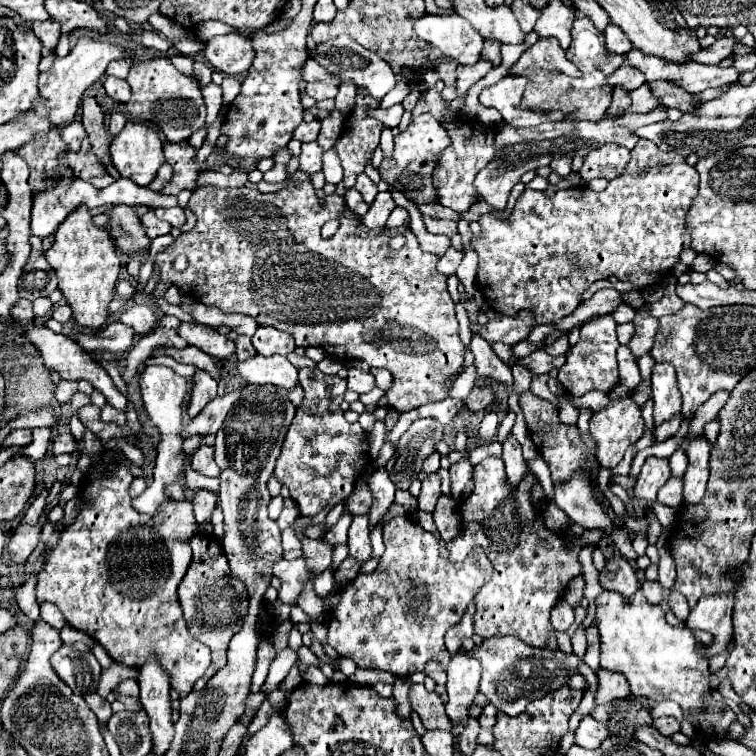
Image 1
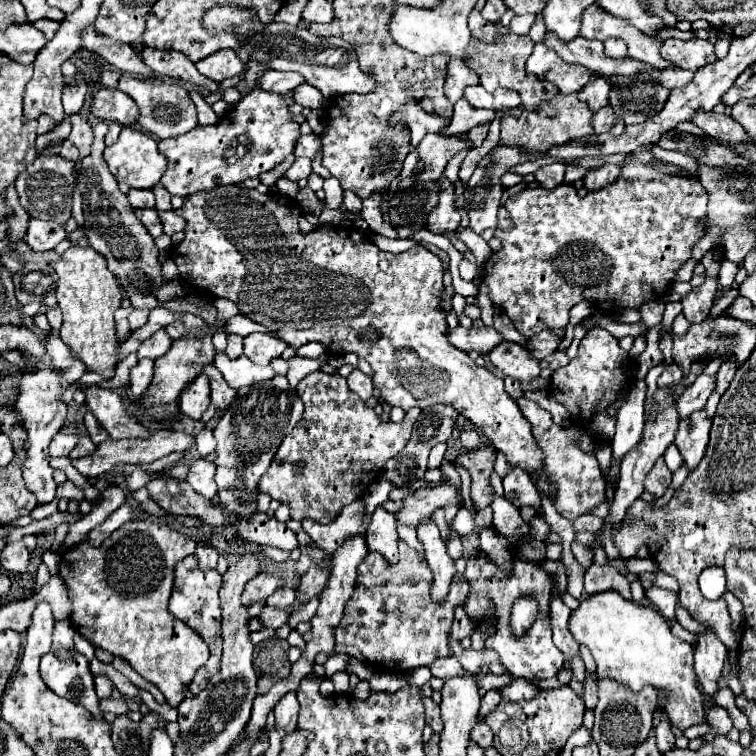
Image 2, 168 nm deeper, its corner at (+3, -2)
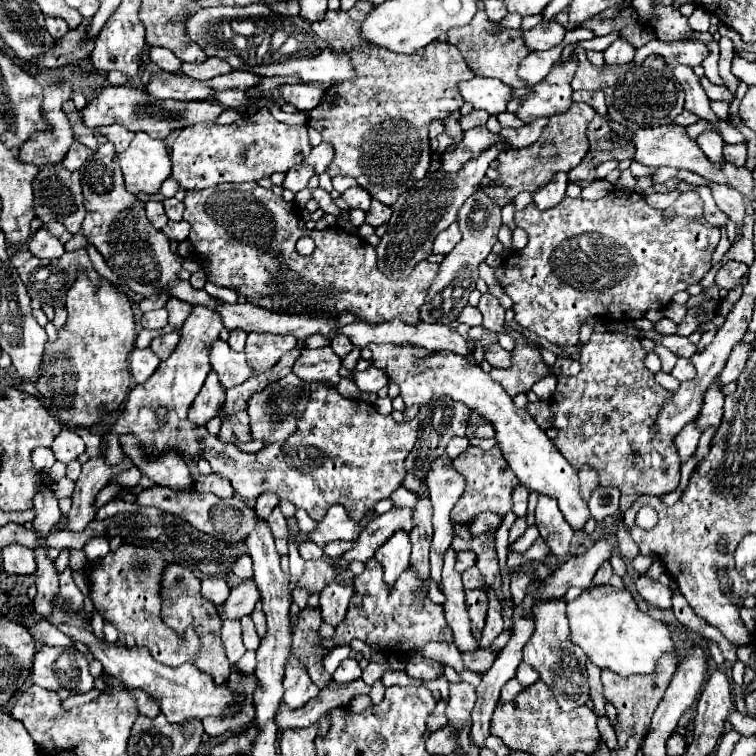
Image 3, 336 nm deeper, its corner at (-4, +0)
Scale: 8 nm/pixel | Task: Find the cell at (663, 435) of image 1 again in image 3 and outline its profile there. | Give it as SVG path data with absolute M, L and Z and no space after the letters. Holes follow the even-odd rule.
M738 343L736 349L732 349L728 361L726 361L726 367L722 369L720 373L720 379L722 379L722 385L730 383L730 381L736 381L750 357L750 353L754 351L754 345L752 343Z

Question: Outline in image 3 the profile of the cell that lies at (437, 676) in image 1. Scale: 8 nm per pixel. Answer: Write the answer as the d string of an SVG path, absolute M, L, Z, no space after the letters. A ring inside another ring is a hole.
M478 647L476 653L464 653L464 665L476 673L486 673L492 667L494 659L496 659L496 653L490 647L486 649Z

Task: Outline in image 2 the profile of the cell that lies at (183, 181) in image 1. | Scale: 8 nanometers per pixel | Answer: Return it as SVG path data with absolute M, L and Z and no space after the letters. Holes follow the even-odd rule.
M249 59L243 81L251 91L239 99L235 111L229 111L219 125L197 125L181 137L159 141L159 151L167 157L167 171L163 173L161 183L171 195L189 197L219 185L233 185L249 177L259 177L259 173L271 171L289 153L293 153L299 139L299 123L293 121L293 113L283 95L265 91L257 85L257 79L265 71L269 71L267 65Z

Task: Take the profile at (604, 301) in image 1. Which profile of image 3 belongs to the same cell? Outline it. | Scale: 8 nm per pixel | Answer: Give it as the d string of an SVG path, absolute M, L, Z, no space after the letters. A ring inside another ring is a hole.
M508 327L506 331L516 339L516 349L512 351L512 365L508 369L492 369L490 377L500 383L510 397L516 397L518 393L530 391L532 385L542 377L550 375L550 369L542 361L542 355L536 345L528 343L526 337L516 331L510 331Z

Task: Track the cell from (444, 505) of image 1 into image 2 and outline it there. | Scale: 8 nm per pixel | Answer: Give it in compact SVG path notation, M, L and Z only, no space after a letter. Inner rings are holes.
M449 529L449 539L447 539L447 553L451 559L459 559L463 555L463 545L461 545L461 535L455 529Z

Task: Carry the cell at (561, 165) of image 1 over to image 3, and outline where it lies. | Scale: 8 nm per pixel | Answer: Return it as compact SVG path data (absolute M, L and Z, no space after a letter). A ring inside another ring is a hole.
M556 173L556 177L554 177L552 183L548 183L546 187L542 187L540 191L536 191L536 193L532 195L532 203L534 203L540 211L556 207L556 205L564 199L566 185L568 185L566 173Z

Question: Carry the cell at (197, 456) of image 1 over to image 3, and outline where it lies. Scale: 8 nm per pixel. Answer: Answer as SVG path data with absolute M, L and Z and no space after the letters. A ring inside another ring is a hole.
M210 473L210 475L200 475L200 477L194 481L194 489L196 489L198 493L212 493L212 495L216 495L216 497L220 497L220 499L230 499L230 497L234 495L232 485L230 485L226 479L214 475L214 473Z

